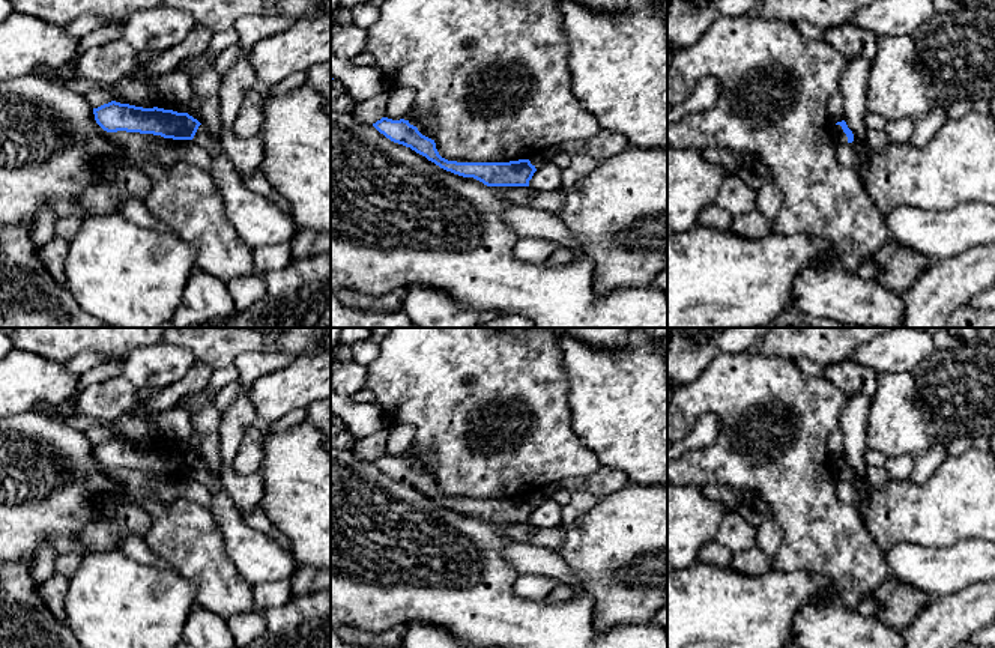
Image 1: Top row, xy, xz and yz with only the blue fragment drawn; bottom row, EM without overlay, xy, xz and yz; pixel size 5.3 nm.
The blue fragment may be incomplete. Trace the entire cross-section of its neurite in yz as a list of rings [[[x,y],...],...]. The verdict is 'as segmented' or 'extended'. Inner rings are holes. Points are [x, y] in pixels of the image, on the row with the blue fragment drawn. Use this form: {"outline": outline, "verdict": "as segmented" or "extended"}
{"outline": [[[845,120],[833,123],[831,132],[833,132],[833,138],[834,138],[837,146],[842,146],[842,144],[854,141],[854,134],[848,128]]], "verdict": "extended"}

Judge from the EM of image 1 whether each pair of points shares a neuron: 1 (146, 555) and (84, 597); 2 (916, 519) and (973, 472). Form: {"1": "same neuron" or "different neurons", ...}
{"1": "different neurons", "2": "same neuron"}

